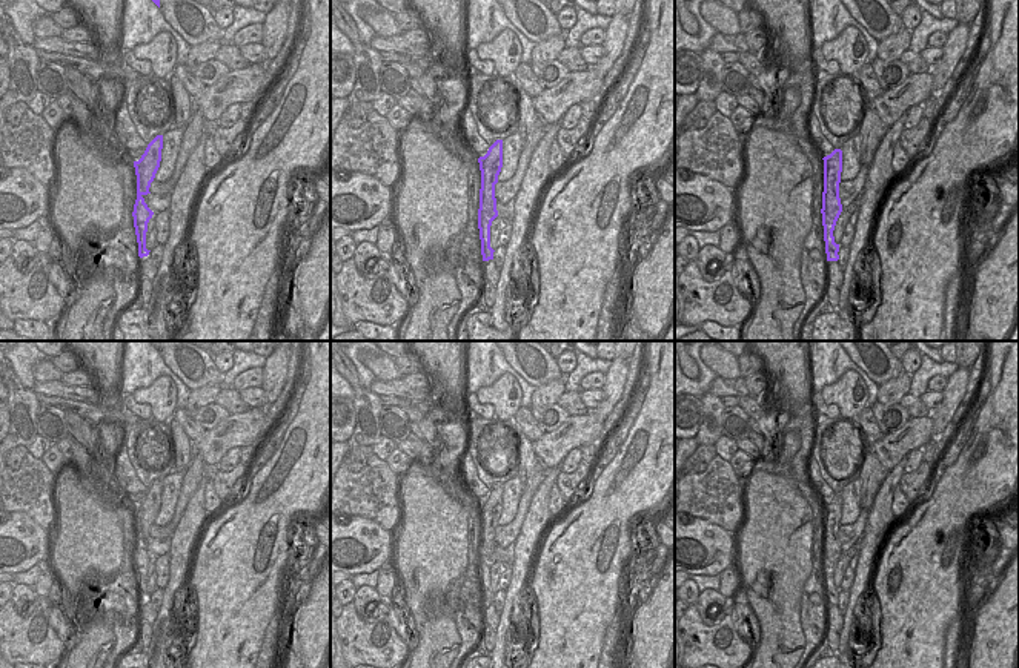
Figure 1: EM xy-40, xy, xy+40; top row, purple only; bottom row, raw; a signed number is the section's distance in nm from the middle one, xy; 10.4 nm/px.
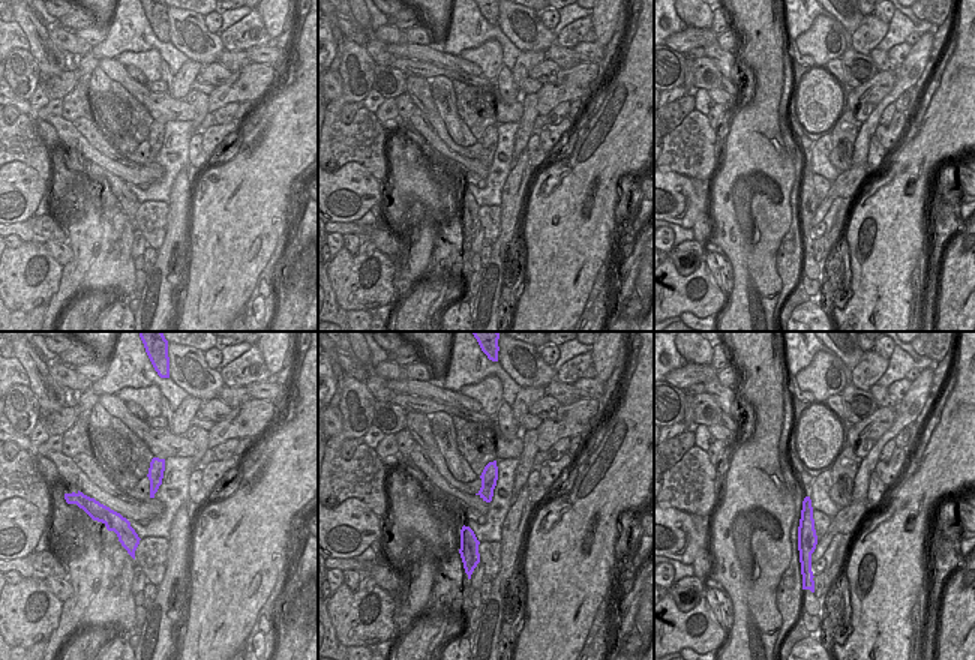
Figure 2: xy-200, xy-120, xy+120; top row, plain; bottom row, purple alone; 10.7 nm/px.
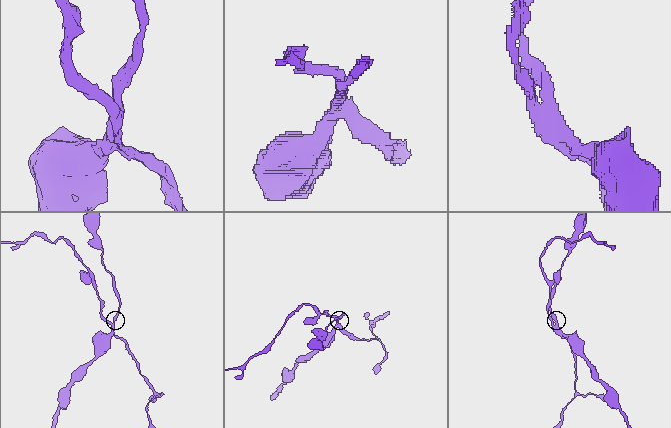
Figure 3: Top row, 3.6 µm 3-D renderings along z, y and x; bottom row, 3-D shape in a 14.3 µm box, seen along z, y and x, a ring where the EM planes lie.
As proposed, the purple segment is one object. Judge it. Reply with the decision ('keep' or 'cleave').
cleave

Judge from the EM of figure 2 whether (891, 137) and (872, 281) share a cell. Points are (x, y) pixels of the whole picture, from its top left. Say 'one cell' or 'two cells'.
two cells

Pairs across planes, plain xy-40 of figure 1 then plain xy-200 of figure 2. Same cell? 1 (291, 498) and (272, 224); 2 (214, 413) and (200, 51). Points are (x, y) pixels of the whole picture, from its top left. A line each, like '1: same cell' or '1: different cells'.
1: same cell
2: different cells

